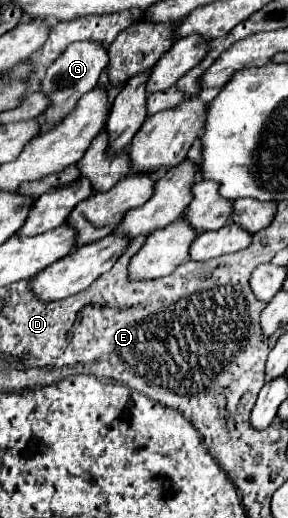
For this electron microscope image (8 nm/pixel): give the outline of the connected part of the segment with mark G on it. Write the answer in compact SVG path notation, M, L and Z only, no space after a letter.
M75 42L71 44L49 68L47 74L43 78L41 84L41 92L49 98L49 106L45 110L45 122L47 124L59 124L65 116L69 116L75 108L77 102L81 100L83 94L87 94L89 90L93 90L97 86L99 74L105 70L109 58L107 58L107 50L105 46L97 44L97 42Z

